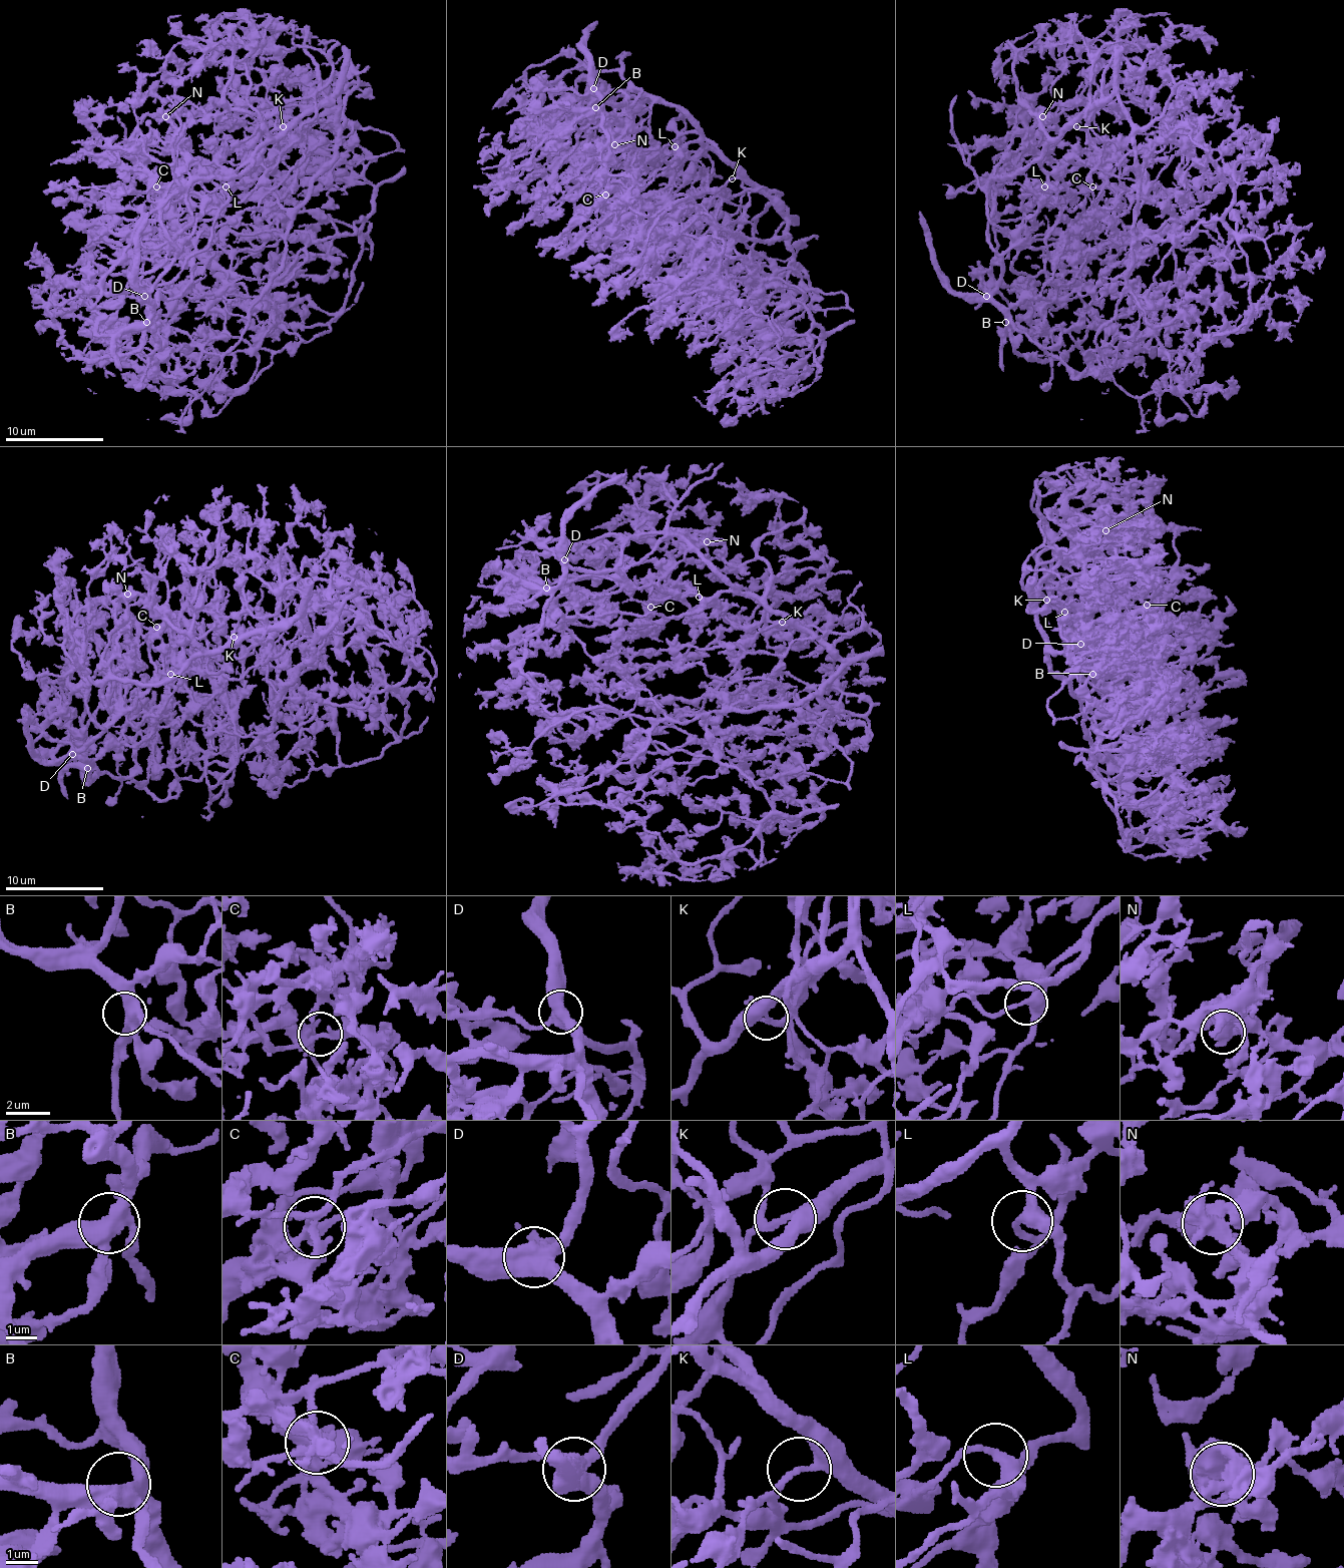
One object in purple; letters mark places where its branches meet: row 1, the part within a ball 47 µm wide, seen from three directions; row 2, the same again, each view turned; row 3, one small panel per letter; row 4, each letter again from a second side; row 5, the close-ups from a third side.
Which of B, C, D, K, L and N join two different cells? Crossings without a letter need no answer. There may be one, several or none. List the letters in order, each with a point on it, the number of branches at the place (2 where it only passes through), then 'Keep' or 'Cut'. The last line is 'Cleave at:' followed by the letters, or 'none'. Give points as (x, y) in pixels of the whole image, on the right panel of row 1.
B: Place: (1005, 322). Branches: 4. Keep
C: Place: (1092, 186). Branches: 3. Cut
D: Place: (986, 296). Branches: 4. Cut
K: Place: (1076, 126). Branches: 2. Cut
L: Place: (1044, 186). Branches: 3. Keep
N: Place: (1042, 116). Branches: 5. Cut
Cleave at: C, D, K, N

